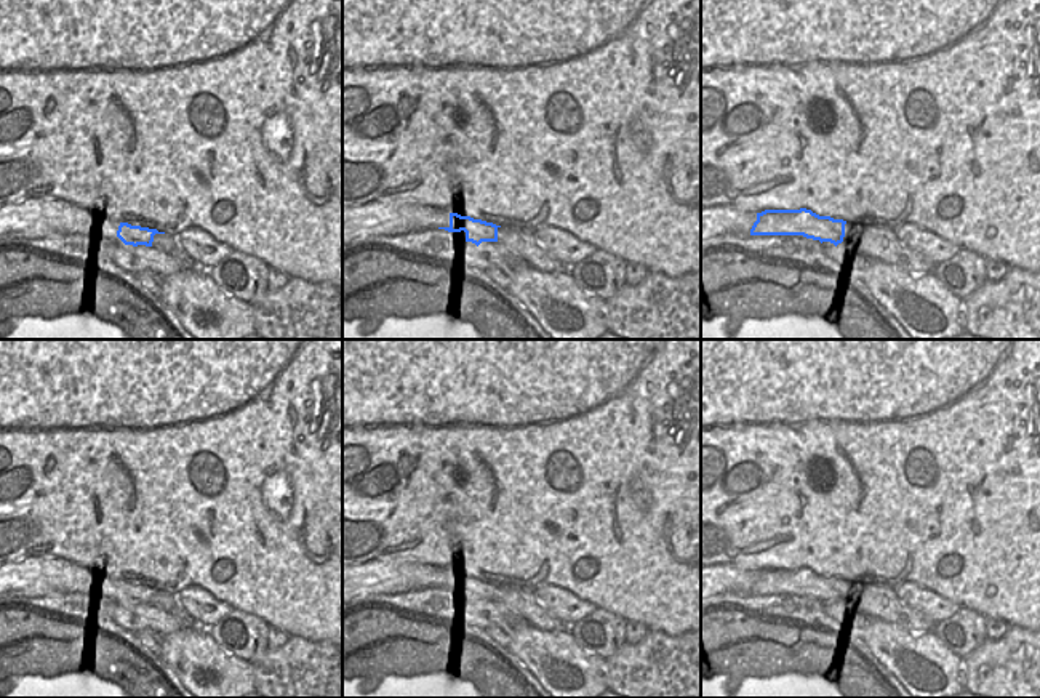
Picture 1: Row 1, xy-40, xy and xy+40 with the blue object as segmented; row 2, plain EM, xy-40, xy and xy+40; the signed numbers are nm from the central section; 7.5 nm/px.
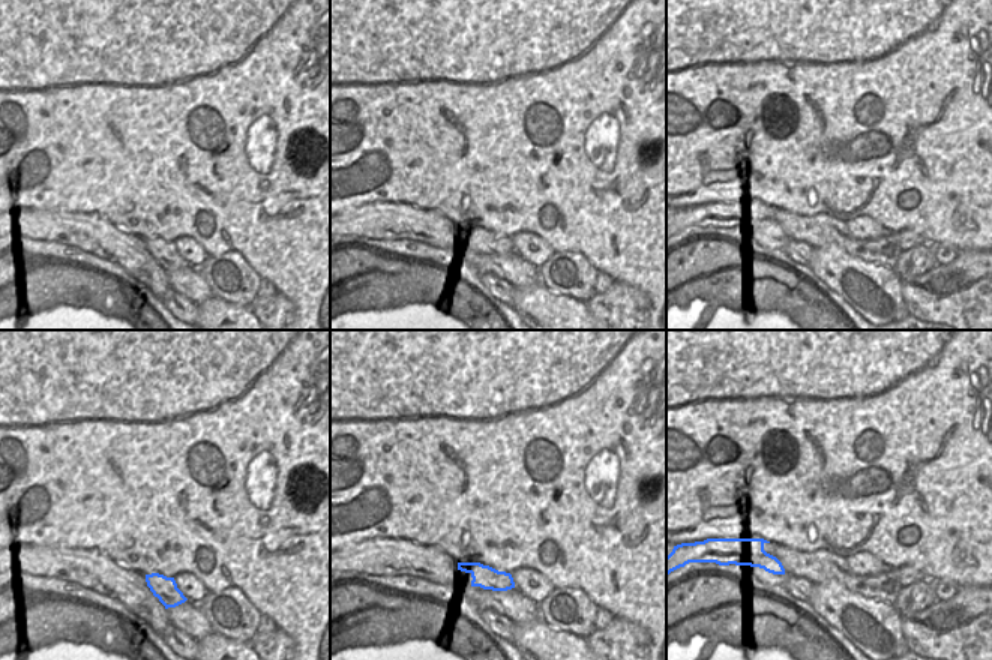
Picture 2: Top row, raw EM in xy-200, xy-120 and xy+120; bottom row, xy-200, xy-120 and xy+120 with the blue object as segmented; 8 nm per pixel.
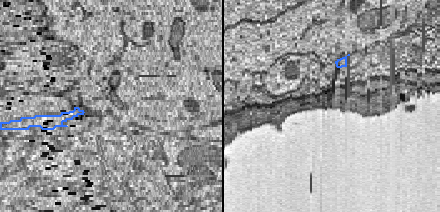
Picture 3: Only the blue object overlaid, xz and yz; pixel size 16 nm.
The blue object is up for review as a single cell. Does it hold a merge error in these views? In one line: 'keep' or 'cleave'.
keep

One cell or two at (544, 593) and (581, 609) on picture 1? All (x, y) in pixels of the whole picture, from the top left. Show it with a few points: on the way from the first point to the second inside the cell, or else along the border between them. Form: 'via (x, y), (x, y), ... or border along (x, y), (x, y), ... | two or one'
via (554, 599), (572, 609) | one

